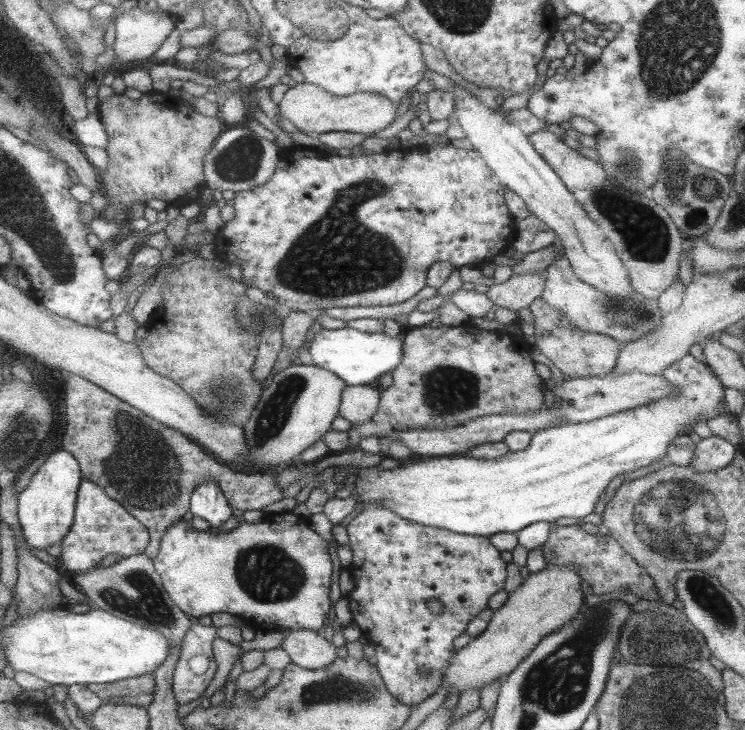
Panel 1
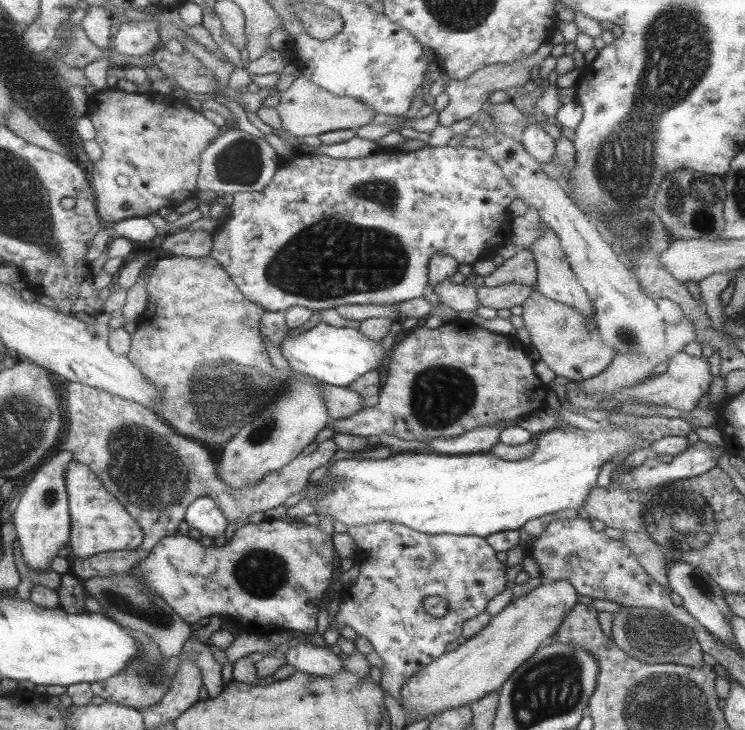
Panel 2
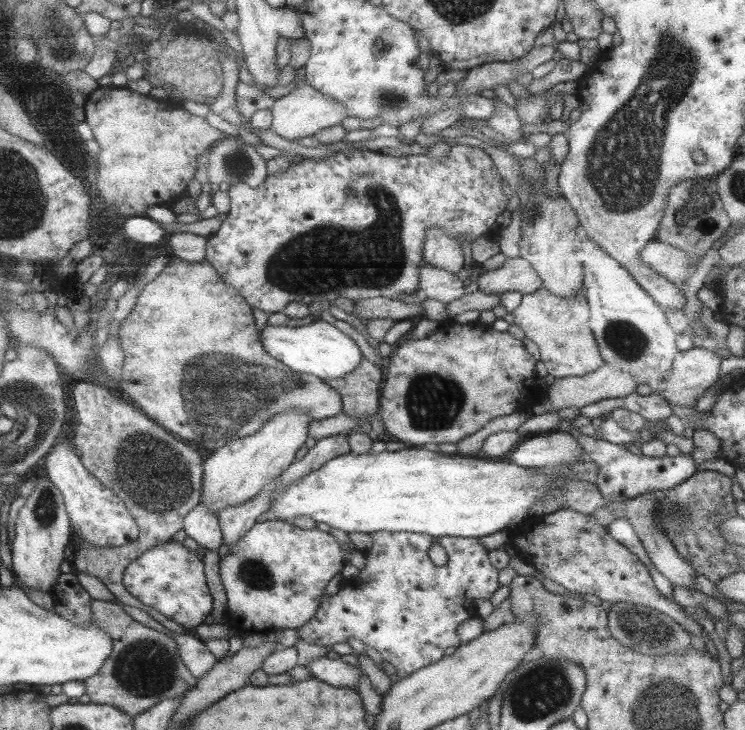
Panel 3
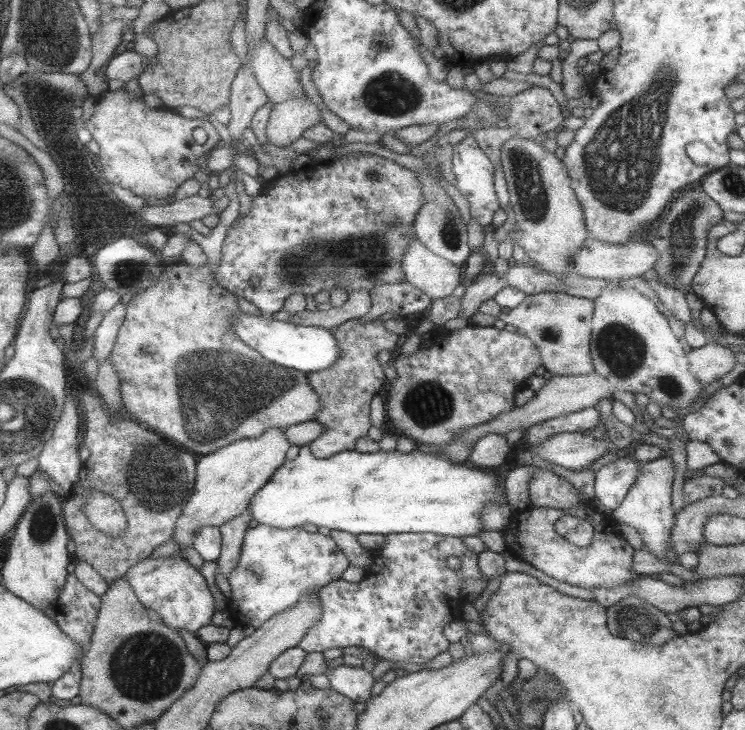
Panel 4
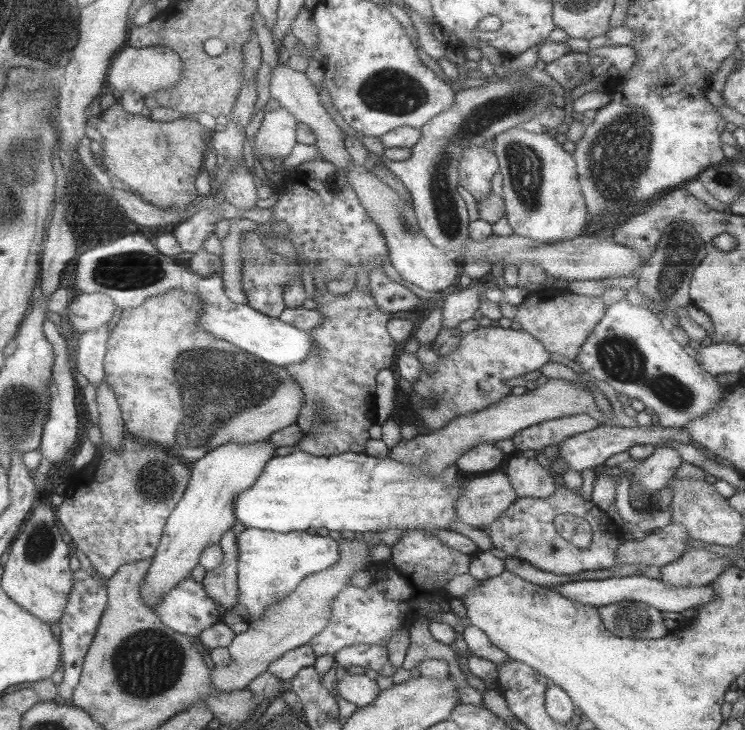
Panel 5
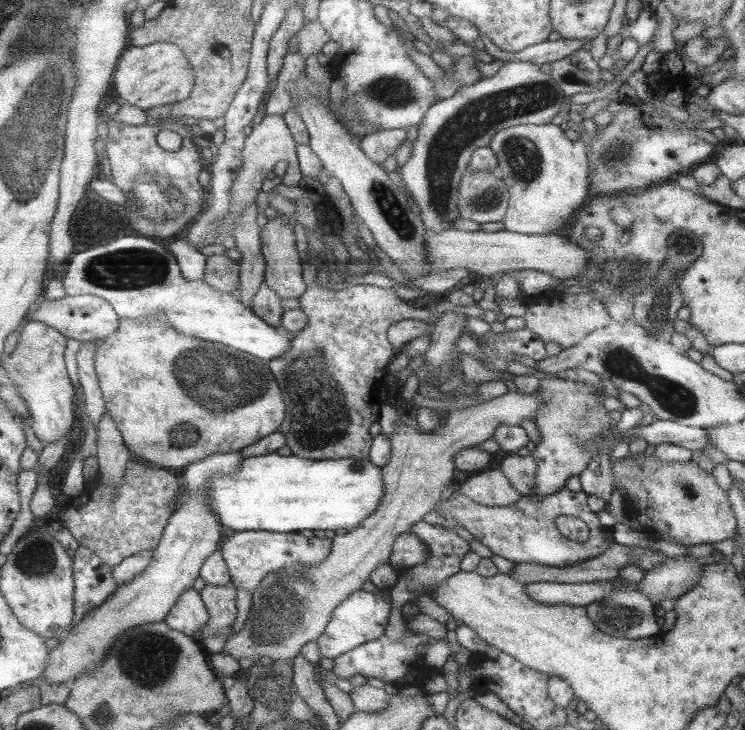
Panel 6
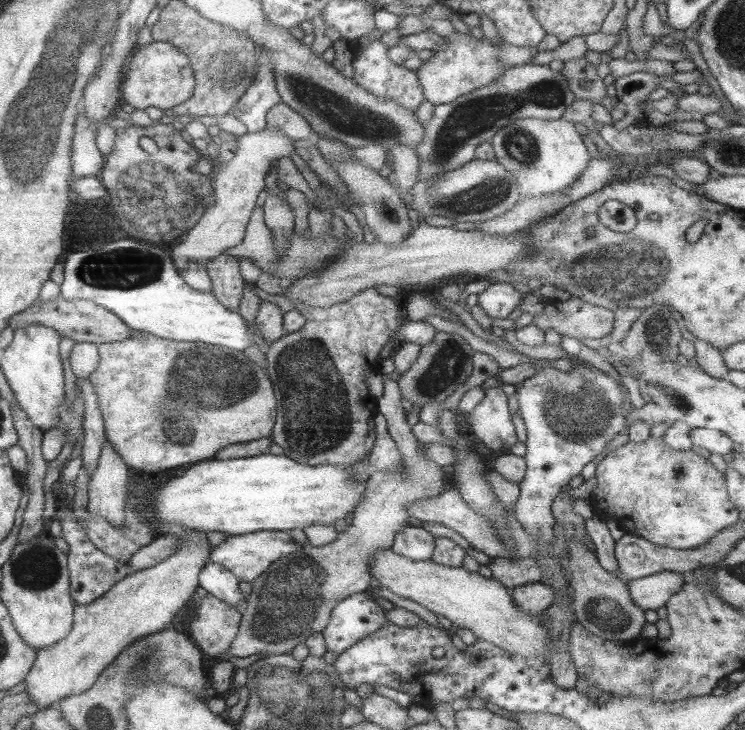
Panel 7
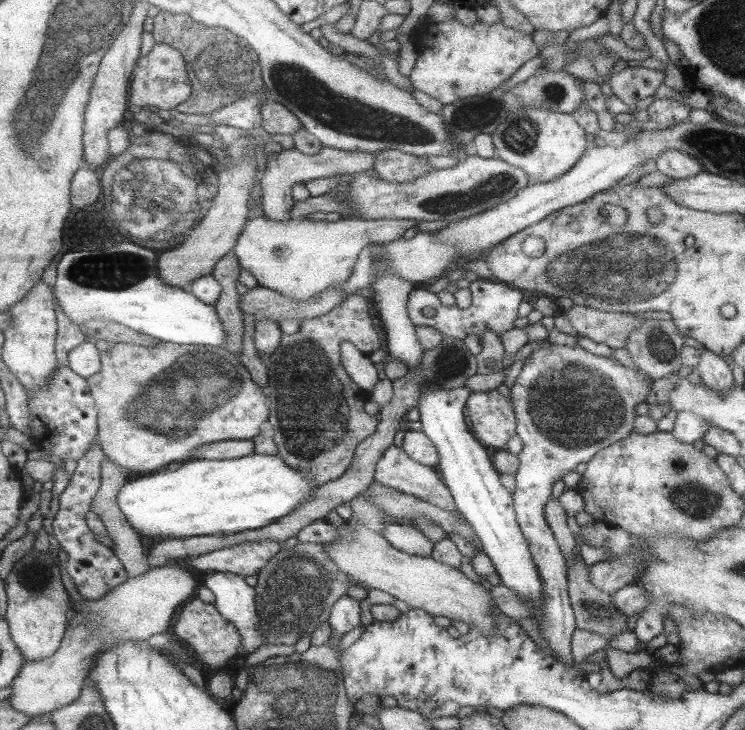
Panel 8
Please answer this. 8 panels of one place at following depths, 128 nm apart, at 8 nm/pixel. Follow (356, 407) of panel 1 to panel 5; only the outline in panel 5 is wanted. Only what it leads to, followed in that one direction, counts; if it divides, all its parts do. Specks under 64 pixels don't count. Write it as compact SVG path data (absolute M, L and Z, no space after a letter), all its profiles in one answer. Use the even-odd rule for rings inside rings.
M171 289L165 294L147 297L140 307L127 308L121 311L113 327L111 339L109 339L109 351L105 360L106 378L104 383L112 386L114 392L118 394L119 405L121 405L125 419L126 432L141 441L161 445L166 450L169 448L169 452L173 452L174 456L179 456L189 464L198 462L209 452L229 443L247 444L270 440L275 432L282 431L285 427L290 427L297 422L306 400L302 386L285 370L285 367L281 368L281 366L266 362L263 358L246 352L228 340L213 336L204 328L200 328L201 308L203 308L203 299L199 297L199 293L189 293L183 289Z

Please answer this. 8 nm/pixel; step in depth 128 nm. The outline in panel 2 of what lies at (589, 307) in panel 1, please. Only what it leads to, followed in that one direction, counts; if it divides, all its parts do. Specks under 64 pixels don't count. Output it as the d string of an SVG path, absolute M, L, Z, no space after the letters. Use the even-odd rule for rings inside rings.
M540 219L539 227L541 227L541 236L535 238L533 244L529 244L525 248L531 251L533 262L535 263L535 289L539 291L539 294L545 296L545 298L549 298L549 300L555 300L555 302L567 304L567 306L579 310L581 315L585 319L588 319L588 324L596 328L596 319L594 318L593 309L591 309L591 301L587 299L587 293L585 293L583 287L577 282L573 272L571 272L569 262L565 258L558 236Z

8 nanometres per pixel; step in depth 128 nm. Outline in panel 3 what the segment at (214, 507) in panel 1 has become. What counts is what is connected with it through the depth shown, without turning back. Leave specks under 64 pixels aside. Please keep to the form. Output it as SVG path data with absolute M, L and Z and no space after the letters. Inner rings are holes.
M199 504L187 514L184 529L205 550L215 550L223 546L221 517L205 505Z

